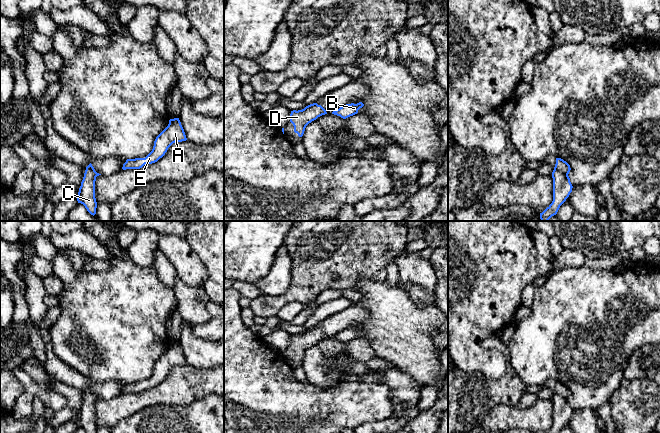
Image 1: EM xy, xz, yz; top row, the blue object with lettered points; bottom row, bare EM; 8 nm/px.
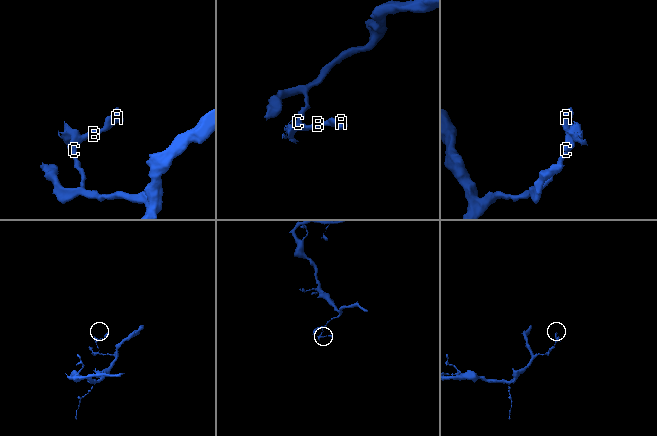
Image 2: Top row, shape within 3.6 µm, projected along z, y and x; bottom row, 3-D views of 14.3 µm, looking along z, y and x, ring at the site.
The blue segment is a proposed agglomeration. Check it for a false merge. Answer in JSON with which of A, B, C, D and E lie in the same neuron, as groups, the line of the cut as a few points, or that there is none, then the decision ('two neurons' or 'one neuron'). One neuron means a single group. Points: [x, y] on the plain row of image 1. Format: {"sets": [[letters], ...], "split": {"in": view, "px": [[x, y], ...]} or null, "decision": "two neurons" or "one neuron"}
{"sets": [["A", "B", "C", "E"], ["D"]], "split": {"in": "yz", "px": [[554, 392], [567, 399]]}, "decision": "two neurons"}

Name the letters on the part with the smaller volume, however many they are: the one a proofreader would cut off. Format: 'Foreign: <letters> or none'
Foreign: D

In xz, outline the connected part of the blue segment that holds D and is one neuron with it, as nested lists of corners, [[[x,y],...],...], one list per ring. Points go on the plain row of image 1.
[[[315,327],[313,330],[306,330],[302,334],[293,334],[290,338],[290,346],[294,350],[294,356],[302,361],[306,350],[312,345],[316,344],[318,341],[327,338],[326,334]]]

